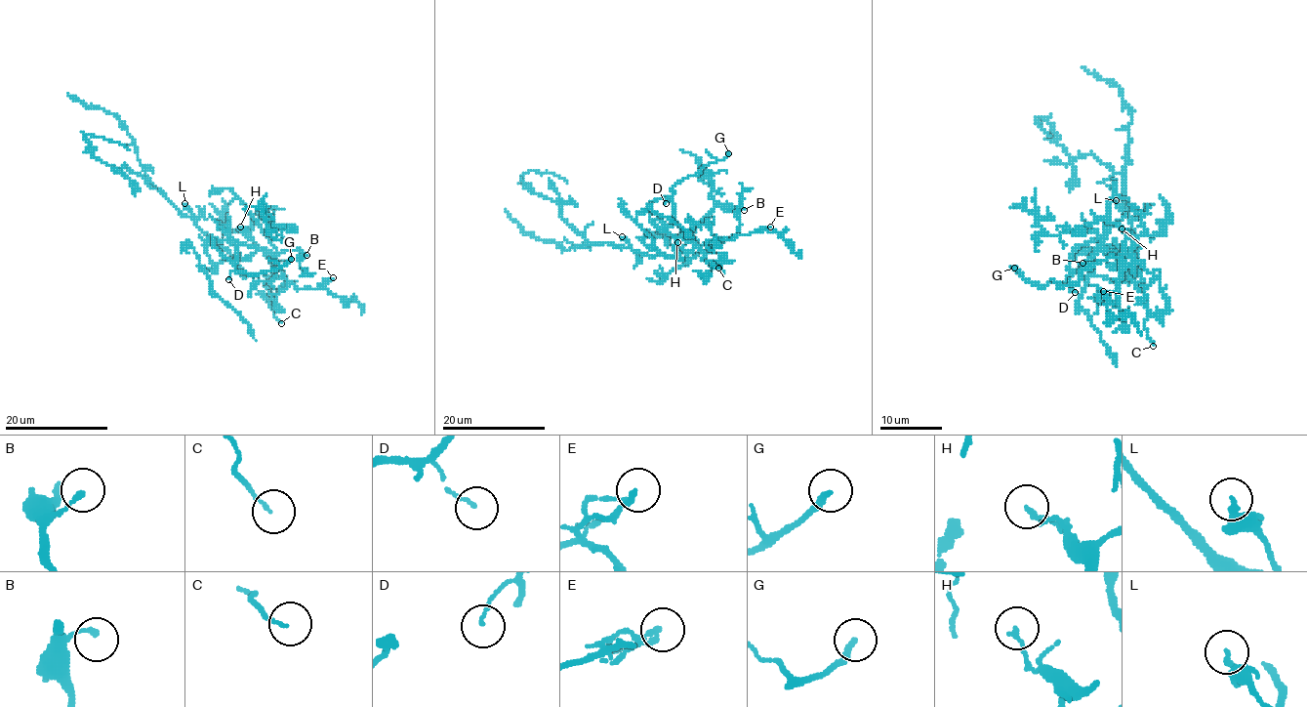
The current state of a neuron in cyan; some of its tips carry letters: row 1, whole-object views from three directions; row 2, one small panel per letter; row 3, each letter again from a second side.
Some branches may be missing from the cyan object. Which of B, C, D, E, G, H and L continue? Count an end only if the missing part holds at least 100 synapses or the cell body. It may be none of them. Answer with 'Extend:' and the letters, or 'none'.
Extend: G

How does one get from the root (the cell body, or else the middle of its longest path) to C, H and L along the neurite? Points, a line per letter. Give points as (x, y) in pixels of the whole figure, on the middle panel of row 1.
C: (675, 240), (650, 219), (651, 202), (668, 199), (673, 219), (714, 268), (722, 261), (706, 261), (718, 268)
H: (675, 240), (650, 219), (651, 202), (672, 203), (673, 219), (691, 236), (694, 248), (683, 252), (677, 242)
L: (675, 240), (673, 248), (682, 260), (666, 255), (639, 253), (622, 236)

